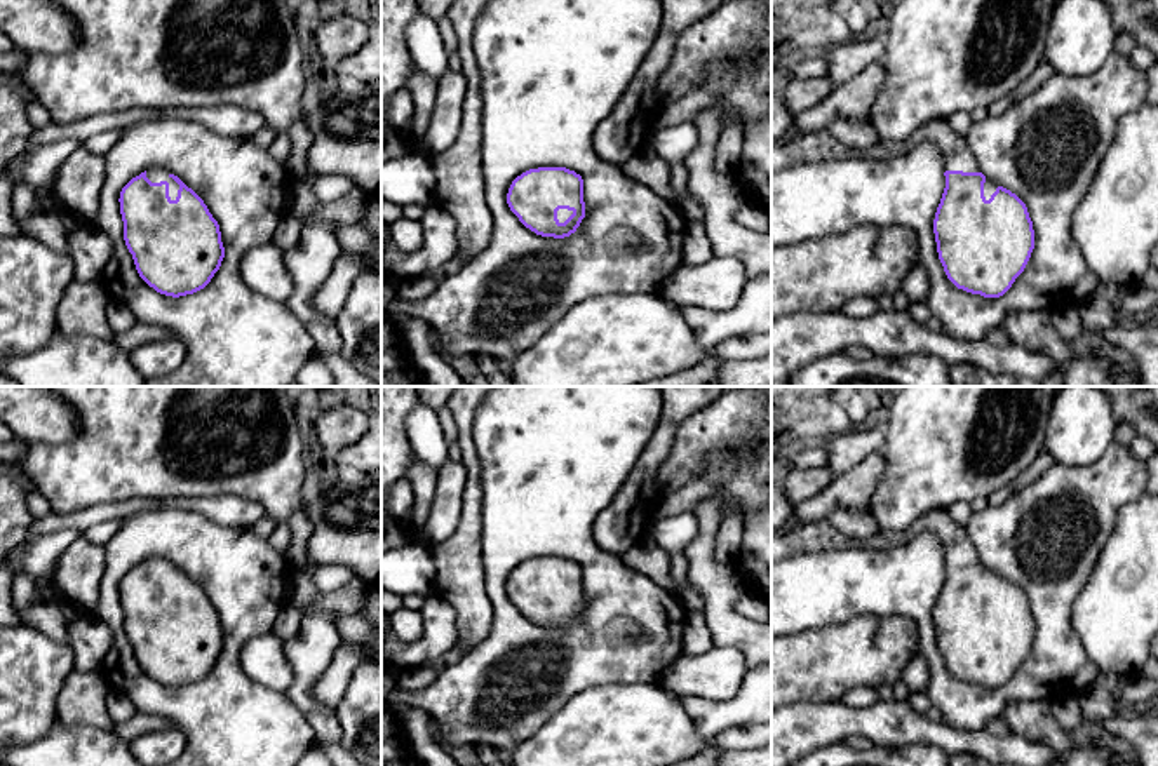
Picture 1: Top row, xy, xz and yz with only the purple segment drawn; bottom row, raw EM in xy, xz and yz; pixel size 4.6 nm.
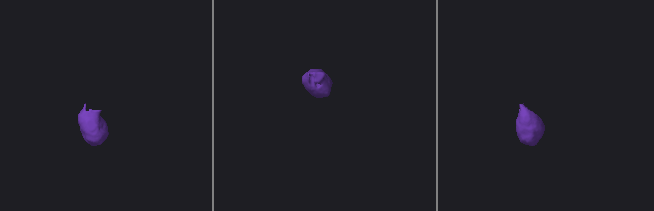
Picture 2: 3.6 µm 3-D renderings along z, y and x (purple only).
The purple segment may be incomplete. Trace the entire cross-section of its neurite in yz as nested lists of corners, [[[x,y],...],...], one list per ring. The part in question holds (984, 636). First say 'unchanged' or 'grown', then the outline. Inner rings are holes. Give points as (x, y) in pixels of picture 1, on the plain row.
grown; [[[946,508],[926,512],[906,531],[911,536],[930,531],[944,548],[946,578],[933,623],[947,669],[972,684],[1003,686],[1034,639],[1026,594],[979,561],[966,529]]]

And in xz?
grown; [[[566,557],[529,559],[512,571],[507,594],[536,625],[564,628],[585,608],[583,569]]]

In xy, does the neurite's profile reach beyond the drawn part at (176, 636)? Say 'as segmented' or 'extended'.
extended

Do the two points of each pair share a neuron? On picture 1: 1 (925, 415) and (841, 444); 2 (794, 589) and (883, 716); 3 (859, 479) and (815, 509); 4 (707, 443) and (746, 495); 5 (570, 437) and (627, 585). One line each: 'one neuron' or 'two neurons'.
1: two neurons
2: two neurons
3: one neuron
4: two neurons
5: one neuron

